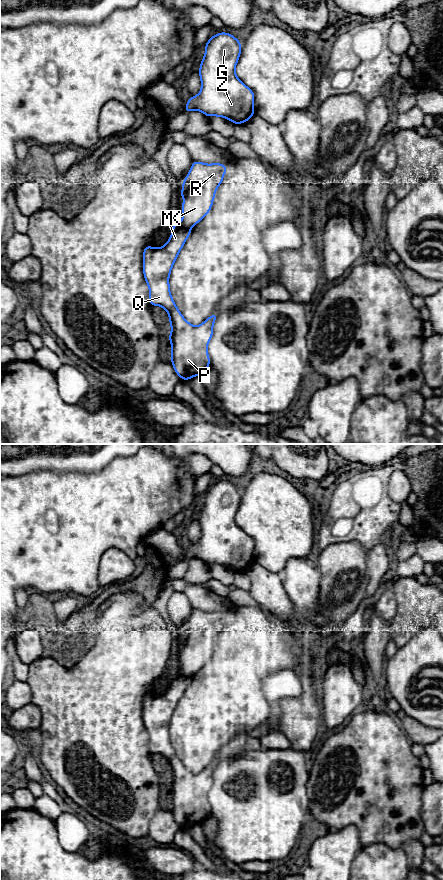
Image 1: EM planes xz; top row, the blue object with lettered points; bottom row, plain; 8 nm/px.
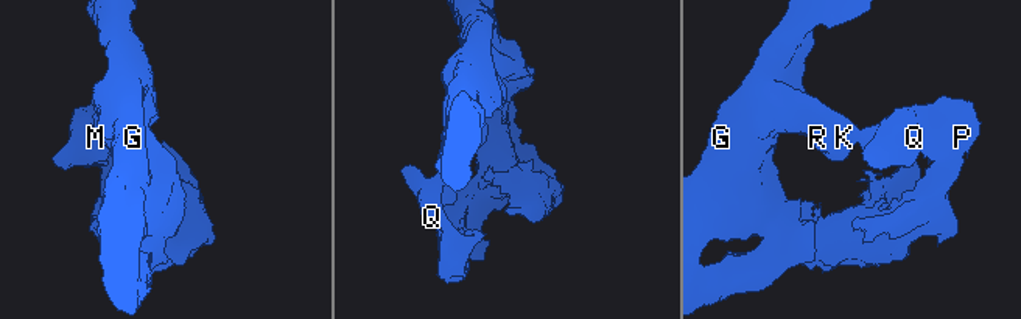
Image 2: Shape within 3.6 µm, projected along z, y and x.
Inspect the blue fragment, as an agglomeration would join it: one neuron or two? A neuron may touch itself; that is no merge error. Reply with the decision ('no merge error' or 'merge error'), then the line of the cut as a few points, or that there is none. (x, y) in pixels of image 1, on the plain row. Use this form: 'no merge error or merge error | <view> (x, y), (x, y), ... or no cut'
merge error | xz (180, 675), (189, 677)

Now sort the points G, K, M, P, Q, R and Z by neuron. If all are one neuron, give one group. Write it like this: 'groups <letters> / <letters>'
groups G K R Z / M P Q

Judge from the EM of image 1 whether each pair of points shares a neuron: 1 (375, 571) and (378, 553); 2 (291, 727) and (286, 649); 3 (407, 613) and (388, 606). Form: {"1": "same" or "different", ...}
{"1": "same", "2": "same", "3": "different"}

